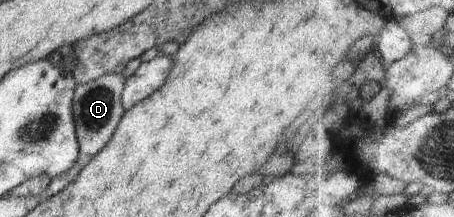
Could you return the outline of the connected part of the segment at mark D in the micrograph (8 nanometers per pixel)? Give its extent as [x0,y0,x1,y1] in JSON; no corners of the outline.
[72,73,125,156]

